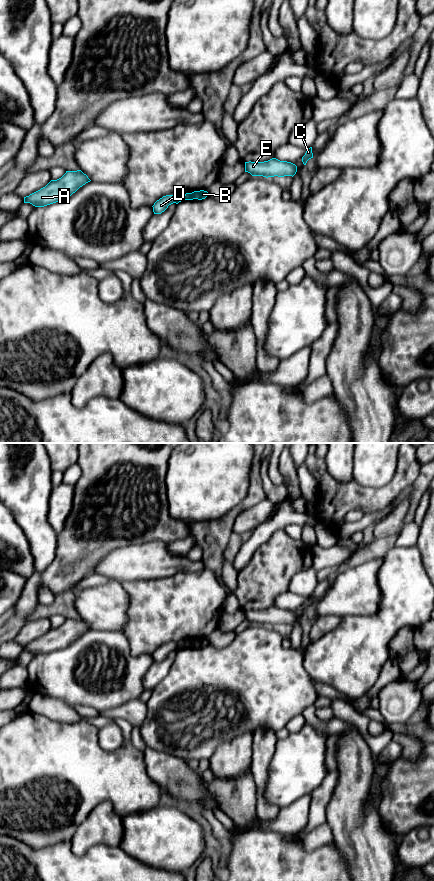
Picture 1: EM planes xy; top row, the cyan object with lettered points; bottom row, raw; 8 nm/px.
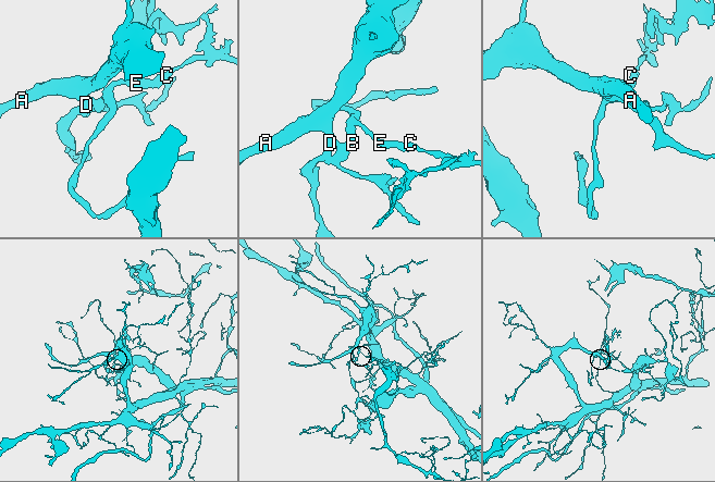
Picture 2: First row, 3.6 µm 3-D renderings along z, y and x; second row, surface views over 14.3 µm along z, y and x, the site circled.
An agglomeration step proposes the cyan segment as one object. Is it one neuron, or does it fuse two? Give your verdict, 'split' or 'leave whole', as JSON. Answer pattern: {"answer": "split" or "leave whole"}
{"answer": "split"}

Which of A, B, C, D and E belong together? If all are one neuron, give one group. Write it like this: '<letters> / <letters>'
A D / B C E

